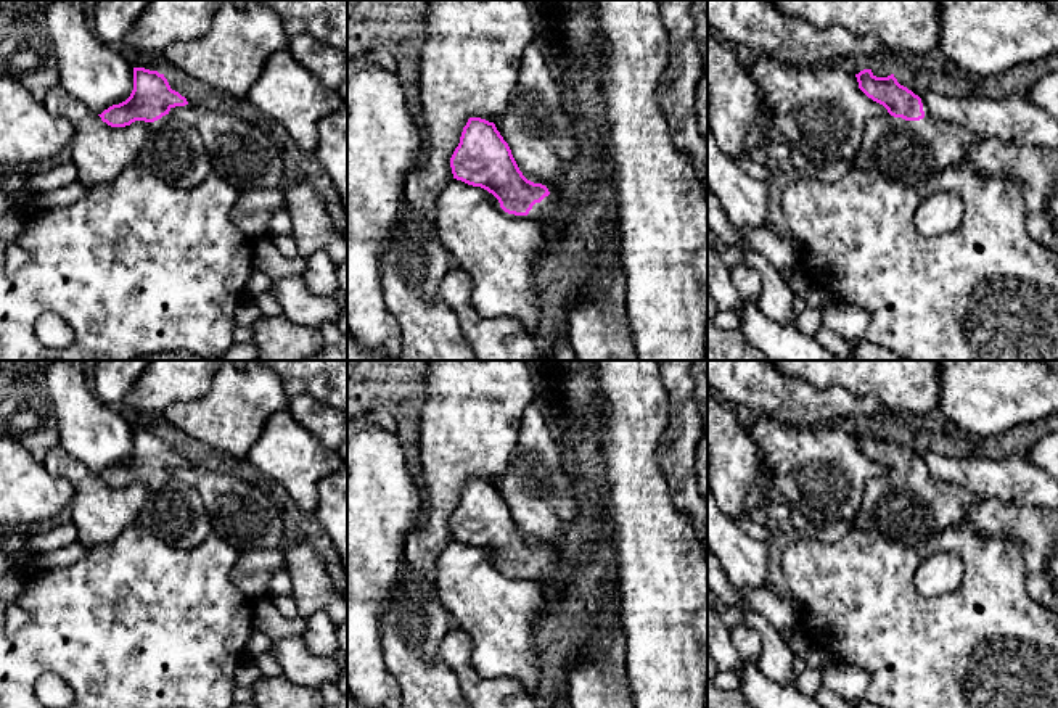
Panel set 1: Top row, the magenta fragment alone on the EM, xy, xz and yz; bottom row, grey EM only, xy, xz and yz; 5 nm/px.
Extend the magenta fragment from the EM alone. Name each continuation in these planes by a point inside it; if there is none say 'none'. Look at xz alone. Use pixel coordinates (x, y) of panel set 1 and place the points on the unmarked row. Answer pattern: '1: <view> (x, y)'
1: xz (547, 567)

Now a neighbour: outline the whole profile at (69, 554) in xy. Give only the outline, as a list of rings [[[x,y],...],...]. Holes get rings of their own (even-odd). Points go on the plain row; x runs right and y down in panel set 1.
[[[74,541],[61,549],[32,555],[31,562],[21,570],[21,573],[24,578],[29,578],[37,571],[72,565],[85,555],[87,549],[87,545]]]

